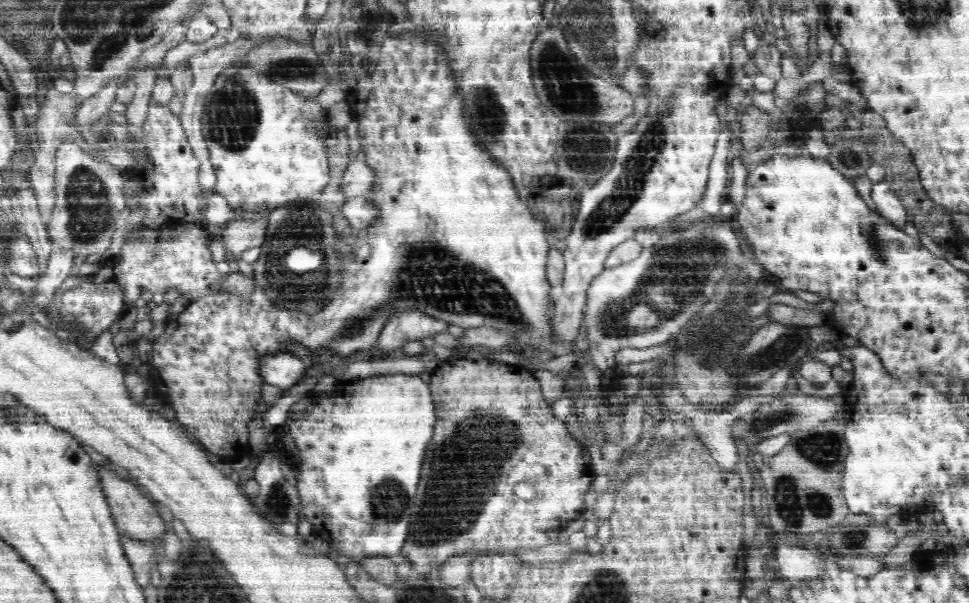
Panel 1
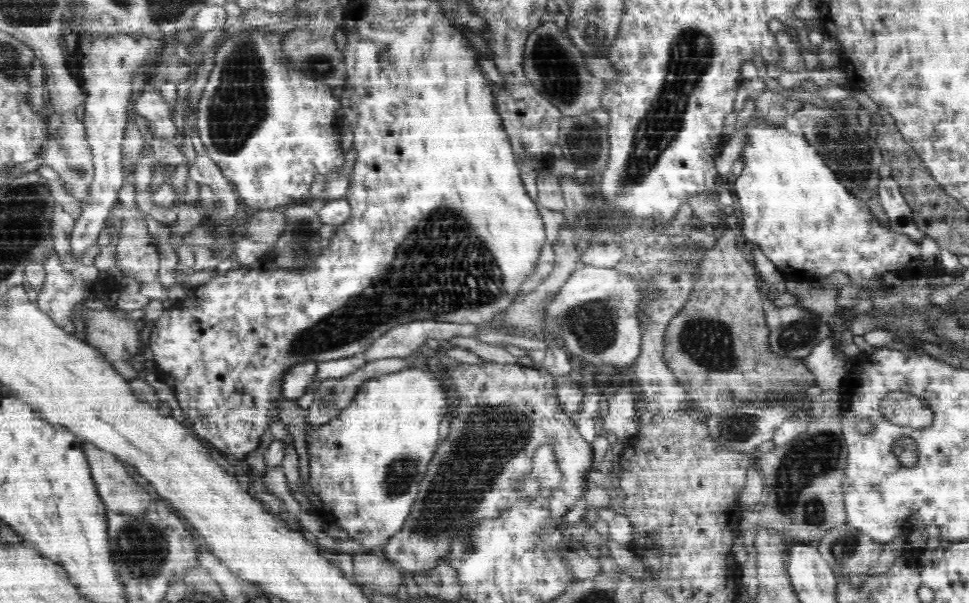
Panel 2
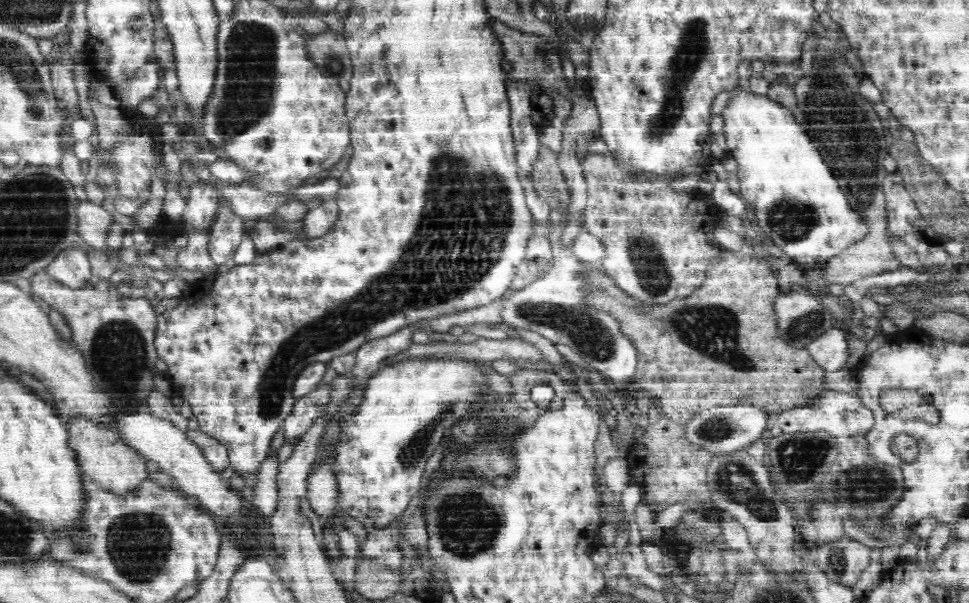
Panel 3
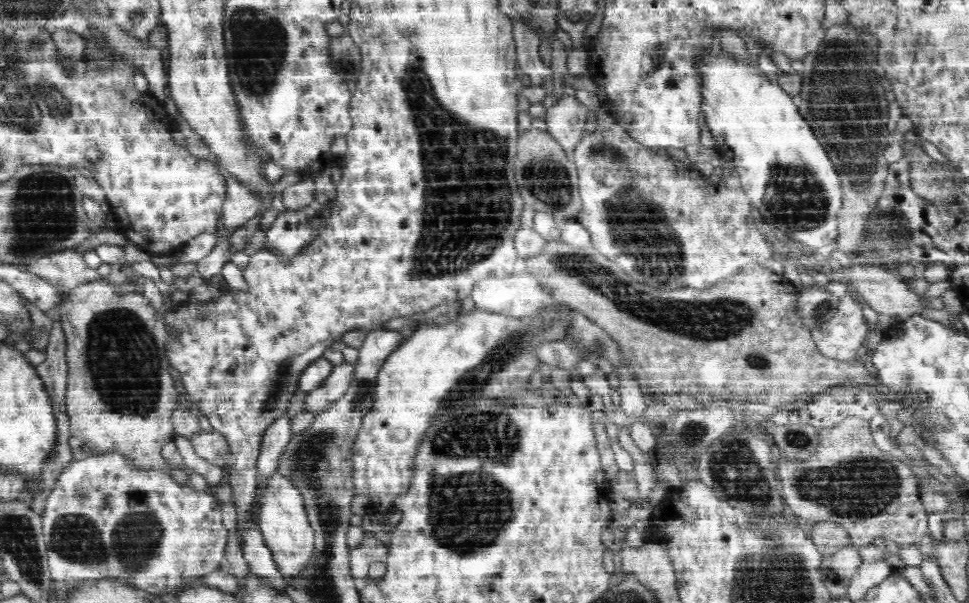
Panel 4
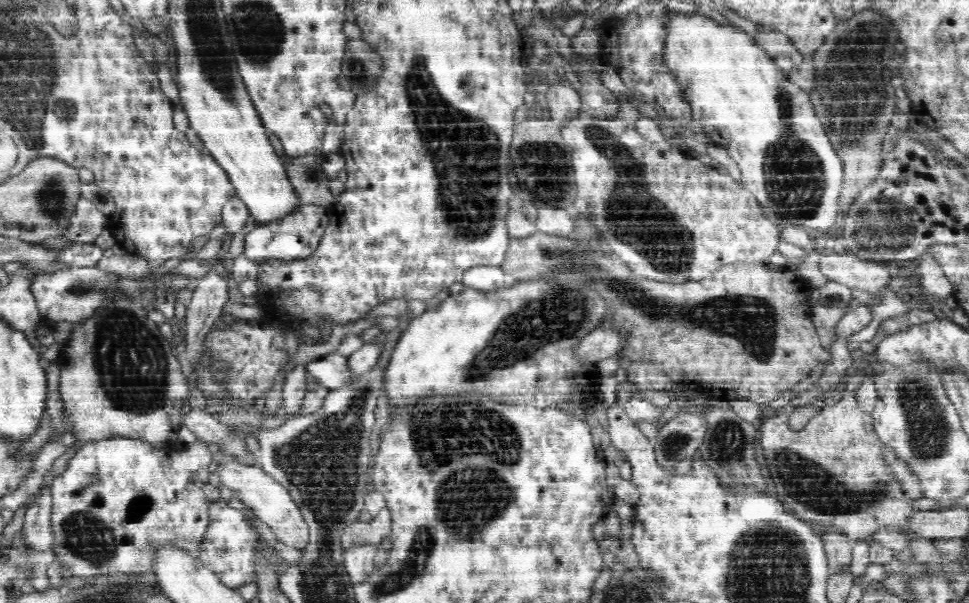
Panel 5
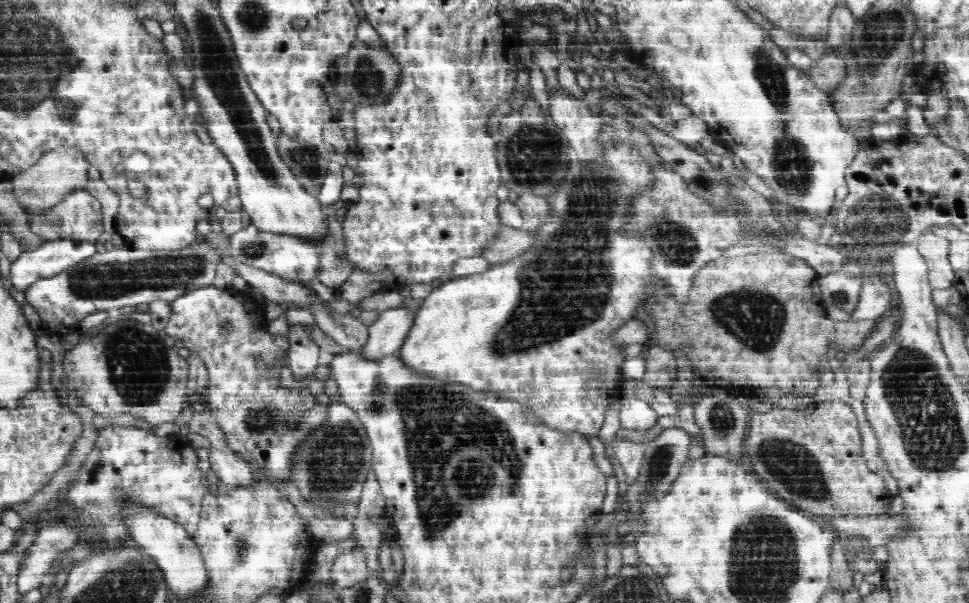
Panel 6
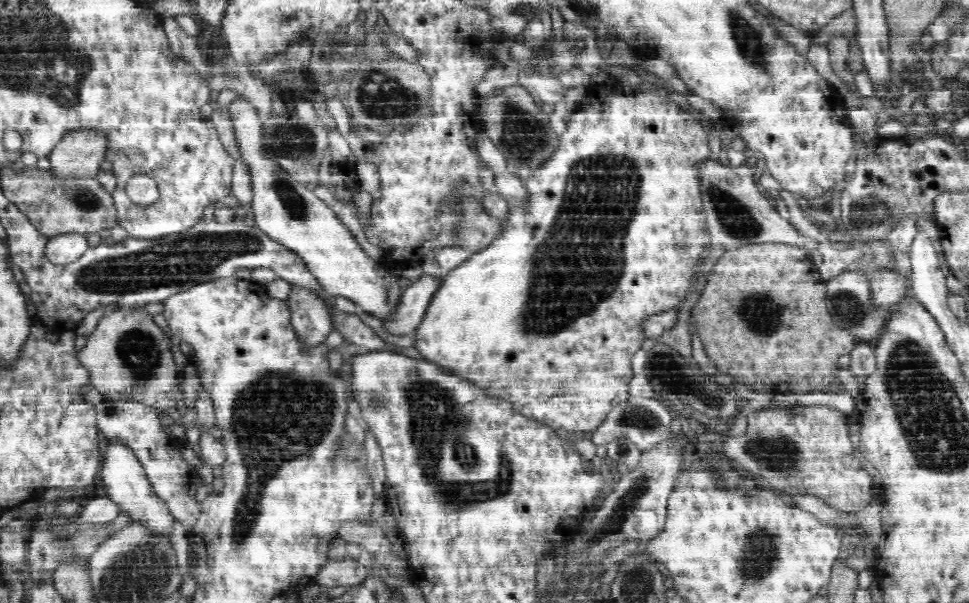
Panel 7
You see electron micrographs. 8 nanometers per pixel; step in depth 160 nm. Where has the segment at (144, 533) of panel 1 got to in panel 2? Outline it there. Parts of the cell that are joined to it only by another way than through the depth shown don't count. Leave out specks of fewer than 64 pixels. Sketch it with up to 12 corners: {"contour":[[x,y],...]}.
{"contour":[[82,442],[90,474],[110,512],[140,516],[149,489],[113,454]]}

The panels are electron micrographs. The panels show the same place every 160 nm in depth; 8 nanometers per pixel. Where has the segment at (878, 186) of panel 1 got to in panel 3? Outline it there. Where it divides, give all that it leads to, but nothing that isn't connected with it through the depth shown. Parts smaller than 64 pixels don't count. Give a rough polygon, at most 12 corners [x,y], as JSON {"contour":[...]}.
{"contour":[[888,174],[886,232],[902,240],[922,265],[952,266],[944,244]]}

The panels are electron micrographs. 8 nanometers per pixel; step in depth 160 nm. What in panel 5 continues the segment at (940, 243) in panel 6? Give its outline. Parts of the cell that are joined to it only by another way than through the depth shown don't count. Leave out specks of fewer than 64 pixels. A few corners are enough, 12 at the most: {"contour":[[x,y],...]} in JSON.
{"contour":[[928,250],[915,270],[923,288],[940,299],[952,298],[952,284]]}

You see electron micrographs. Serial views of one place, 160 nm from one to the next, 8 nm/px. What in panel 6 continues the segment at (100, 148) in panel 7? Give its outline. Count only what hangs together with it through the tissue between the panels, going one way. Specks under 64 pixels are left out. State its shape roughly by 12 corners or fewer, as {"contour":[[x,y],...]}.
{"contour":[[56,148],[12,175],[25,212],[42,212],[85,188],[81,148]]}

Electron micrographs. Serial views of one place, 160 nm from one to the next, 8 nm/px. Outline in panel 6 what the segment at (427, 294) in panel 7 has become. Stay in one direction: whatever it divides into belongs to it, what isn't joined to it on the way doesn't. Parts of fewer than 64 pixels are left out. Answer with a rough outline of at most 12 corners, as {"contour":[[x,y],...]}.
{"contour":[[404,304],[368,327],[362,358],[397,353],[414,324]]}

